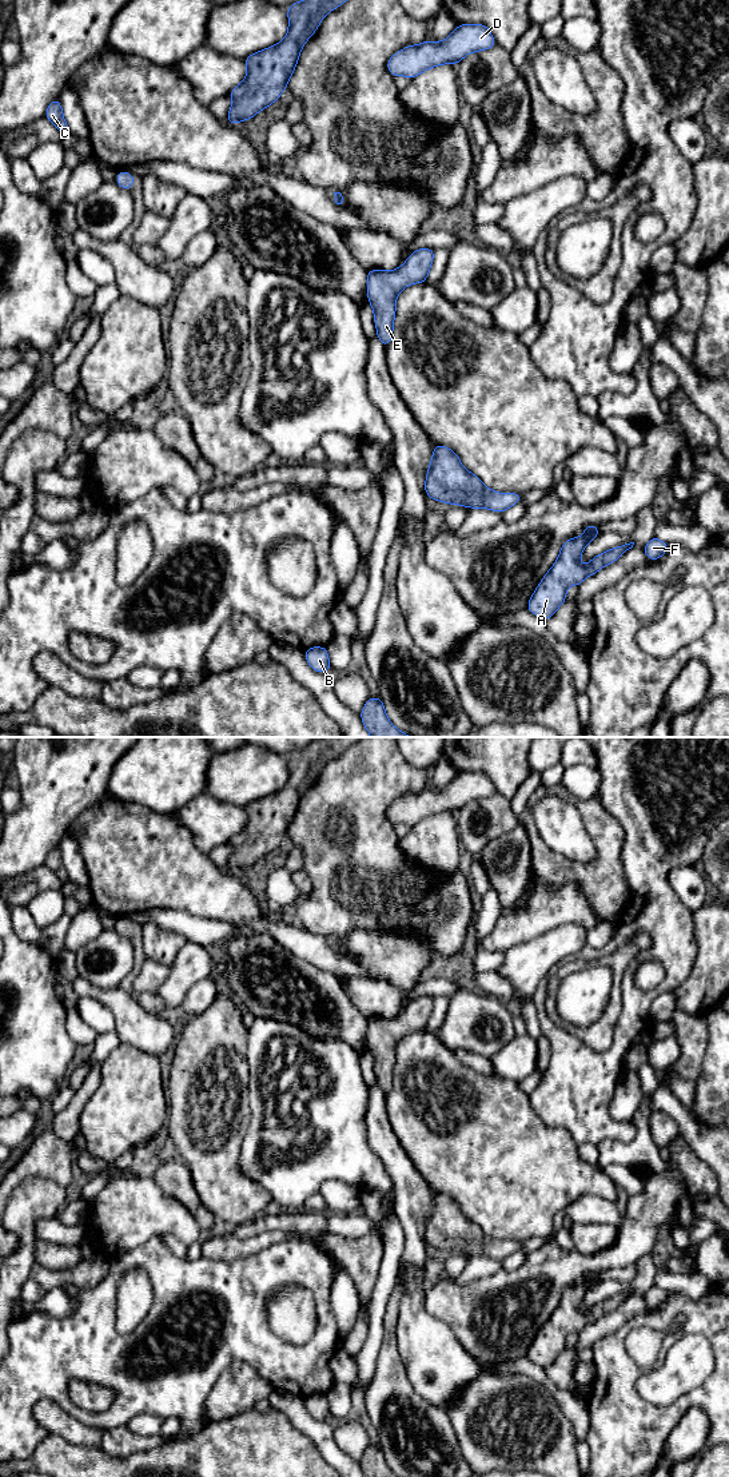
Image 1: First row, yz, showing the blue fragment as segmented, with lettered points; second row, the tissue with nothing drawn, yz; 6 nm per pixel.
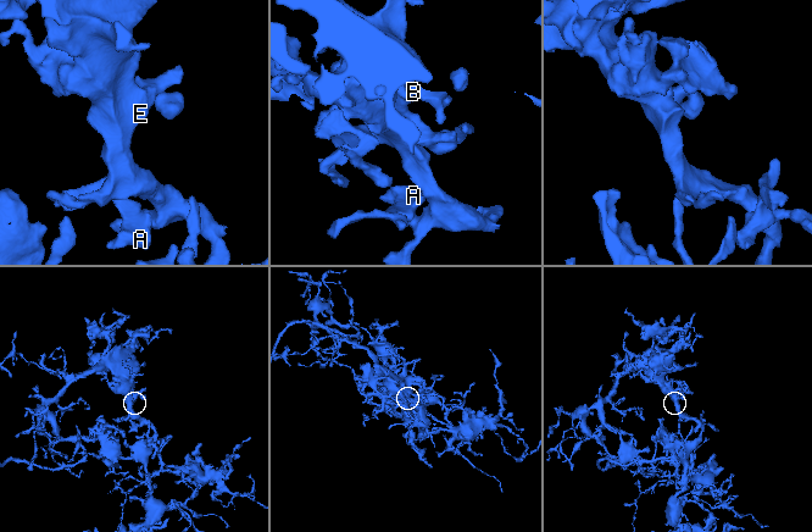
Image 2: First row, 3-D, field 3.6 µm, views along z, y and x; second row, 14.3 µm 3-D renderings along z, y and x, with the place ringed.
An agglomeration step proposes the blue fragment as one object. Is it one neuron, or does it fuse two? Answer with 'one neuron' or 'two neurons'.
one neuron

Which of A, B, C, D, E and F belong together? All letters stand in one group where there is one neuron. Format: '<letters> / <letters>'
A B C D E F

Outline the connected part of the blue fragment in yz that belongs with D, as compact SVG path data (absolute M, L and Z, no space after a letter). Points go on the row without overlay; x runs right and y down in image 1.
M459 772L443 789L425 788L418 793L407 793L387 809L393 824L414 827L423 819L441 812L458 812L471 800L485 799L497 793L485 772Z

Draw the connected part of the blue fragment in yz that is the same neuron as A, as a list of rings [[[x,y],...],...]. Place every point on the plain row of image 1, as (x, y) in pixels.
[[[586,1273],[583,1278],[586,1279],[583,1283],[566,1287],[562,1291],[557,1309],[527,1350],[529,1359],[545,1369],[566,1349],[566,1337],[569,1334],[579,1334],[586,1325],[595,1322],[602,1314],[613,1311],[634,1293],[634,1290],[630,1290],[606,1298],[595,1303],[586,1314],[582,1314],[579,1305],[583,1297],[599,1283],[598,1273]]]

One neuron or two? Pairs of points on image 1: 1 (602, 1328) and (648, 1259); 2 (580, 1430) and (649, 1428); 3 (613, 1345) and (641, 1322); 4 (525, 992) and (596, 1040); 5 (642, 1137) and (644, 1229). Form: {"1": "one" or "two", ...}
{"1": "one", "2": "two", "3": "one", "4": "two", "5": "two"}

